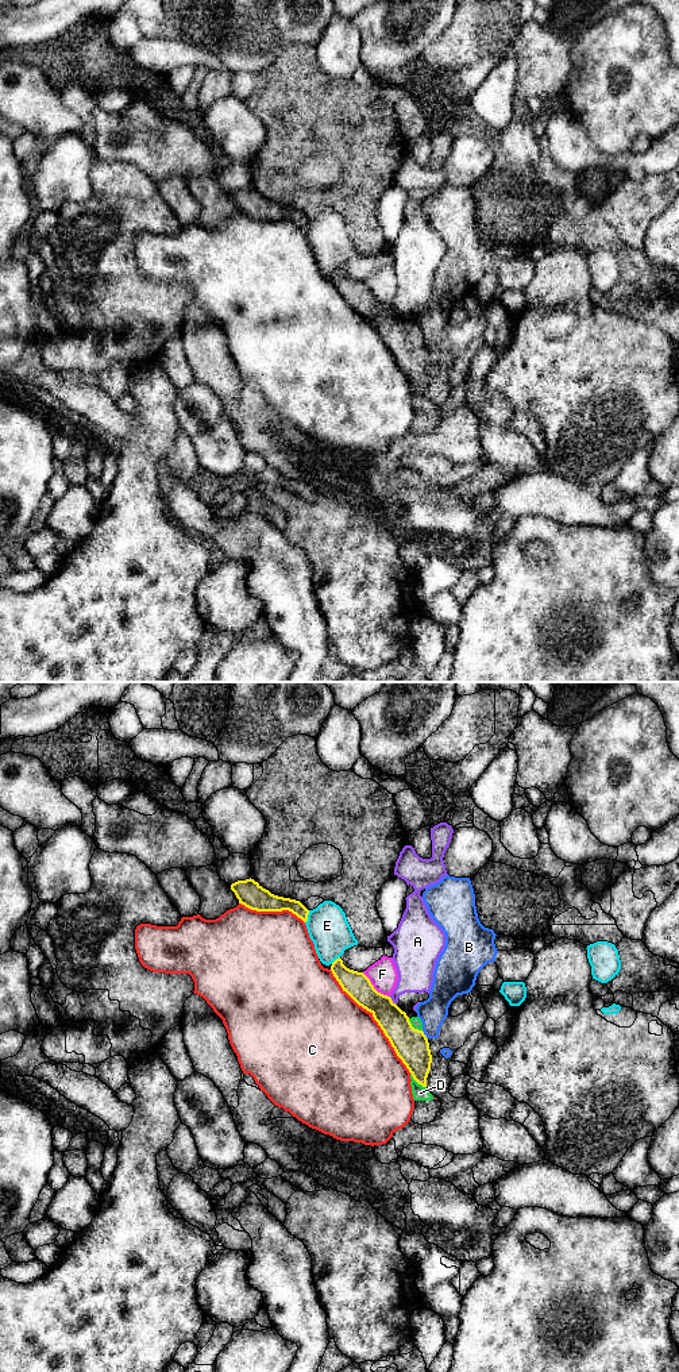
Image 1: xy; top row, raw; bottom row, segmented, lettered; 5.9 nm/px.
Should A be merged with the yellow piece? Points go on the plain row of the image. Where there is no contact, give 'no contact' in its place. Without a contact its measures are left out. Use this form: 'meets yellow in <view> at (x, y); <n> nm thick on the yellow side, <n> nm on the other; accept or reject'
meets yellow in xy at (392, 309); 170 nm thick on the yellow side, 220 nm on the other; reject

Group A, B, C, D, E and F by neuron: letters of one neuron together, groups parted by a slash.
A D / B / C / E / F

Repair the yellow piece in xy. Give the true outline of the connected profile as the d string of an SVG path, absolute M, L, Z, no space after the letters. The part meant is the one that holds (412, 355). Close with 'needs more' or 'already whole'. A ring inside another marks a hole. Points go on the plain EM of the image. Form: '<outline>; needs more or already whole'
M340 266L331 280L343 300L373 323L413 388L427 396L432 363L424 340L414 338L406 321L390 305L378 301L363 281L347 277Z; already whole

